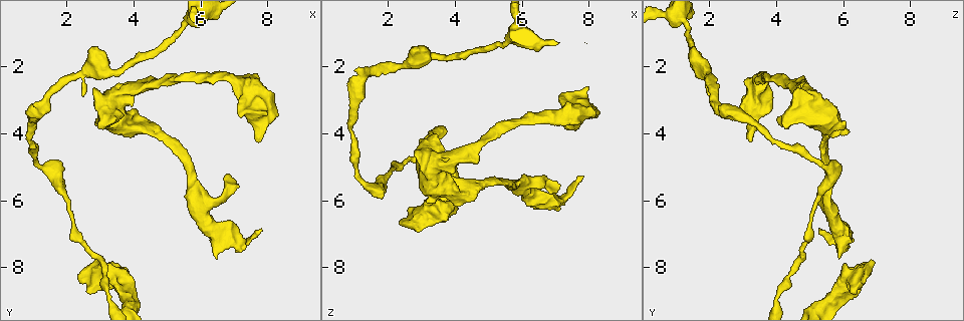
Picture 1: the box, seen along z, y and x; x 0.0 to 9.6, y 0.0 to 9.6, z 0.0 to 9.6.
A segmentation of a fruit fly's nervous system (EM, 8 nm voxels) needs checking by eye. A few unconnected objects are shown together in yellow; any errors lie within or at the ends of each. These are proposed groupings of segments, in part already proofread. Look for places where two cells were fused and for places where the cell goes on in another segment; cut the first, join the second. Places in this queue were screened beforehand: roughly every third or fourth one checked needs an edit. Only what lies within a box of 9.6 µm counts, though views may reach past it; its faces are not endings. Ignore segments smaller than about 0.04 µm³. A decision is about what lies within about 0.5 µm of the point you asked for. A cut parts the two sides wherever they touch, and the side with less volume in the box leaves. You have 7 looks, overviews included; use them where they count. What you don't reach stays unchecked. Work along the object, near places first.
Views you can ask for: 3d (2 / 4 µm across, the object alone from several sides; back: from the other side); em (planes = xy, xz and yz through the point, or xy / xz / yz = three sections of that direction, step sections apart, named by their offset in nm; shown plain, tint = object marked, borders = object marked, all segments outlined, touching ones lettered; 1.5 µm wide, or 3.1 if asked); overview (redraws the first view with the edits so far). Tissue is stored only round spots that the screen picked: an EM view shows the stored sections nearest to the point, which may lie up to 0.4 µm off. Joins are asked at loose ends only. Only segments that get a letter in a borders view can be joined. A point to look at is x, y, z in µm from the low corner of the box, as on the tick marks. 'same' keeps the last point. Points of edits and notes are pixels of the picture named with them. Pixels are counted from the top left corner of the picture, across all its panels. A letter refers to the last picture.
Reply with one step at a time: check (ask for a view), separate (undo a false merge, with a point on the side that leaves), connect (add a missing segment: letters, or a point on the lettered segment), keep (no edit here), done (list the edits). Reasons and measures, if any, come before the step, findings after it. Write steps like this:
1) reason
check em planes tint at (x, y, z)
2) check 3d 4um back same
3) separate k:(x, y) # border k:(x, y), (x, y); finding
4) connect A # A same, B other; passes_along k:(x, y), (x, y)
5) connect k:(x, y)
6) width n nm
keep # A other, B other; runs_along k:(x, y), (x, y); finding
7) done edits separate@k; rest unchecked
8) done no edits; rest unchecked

an open end
check 3d 4um at (7.75, 4.30, 3.20)

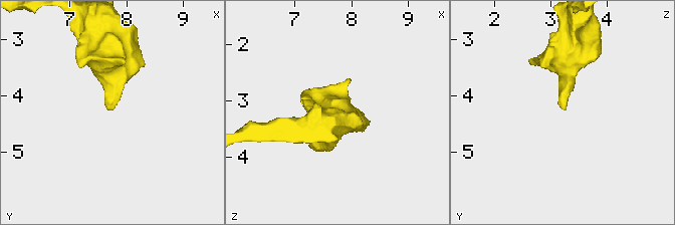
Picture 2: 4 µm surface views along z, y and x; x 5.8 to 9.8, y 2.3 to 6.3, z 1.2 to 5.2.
check em planes borders at (7.75, 4.25, 3.20)

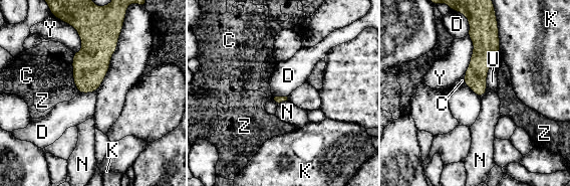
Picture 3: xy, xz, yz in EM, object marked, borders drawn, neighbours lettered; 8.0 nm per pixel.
keep # C other, D other, K other, N other, U other, Y other, Z other; no lettered segment goes on from it

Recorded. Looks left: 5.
sudden change in width
check em planes borders at (1.20, 3.20, 2.35)

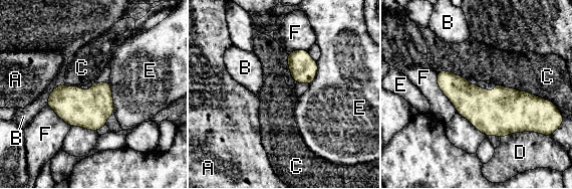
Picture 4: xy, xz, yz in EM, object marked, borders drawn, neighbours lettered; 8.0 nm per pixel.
keep # A other, B other, C other, D other, E other, F other; border 4:(495, 82), (527, 90), (546, 100); one cell here

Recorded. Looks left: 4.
calibre changes
check 3d 2um at (1.10, 4.85, 5.10)

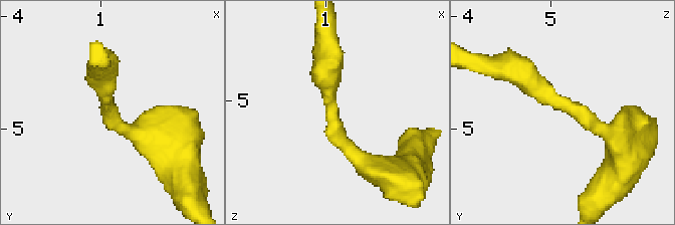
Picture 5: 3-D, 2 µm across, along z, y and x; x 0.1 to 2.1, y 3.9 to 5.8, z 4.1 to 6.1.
now the EM
check em yz step 4 borders at (1.04, 4.78, 5.18)

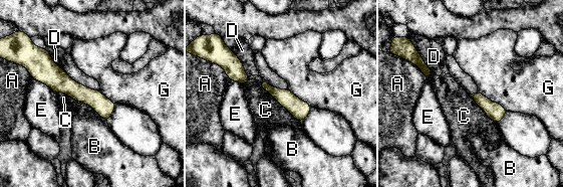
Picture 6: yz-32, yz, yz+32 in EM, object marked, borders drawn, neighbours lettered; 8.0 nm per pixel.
longest_contact C 460 nm
keep # A other, B other, C other, D other, E other, G other; border 6:(74, 100), (88, 105), (106, 121); one cell here

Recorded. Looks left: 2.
done no edits; rest unchecked

